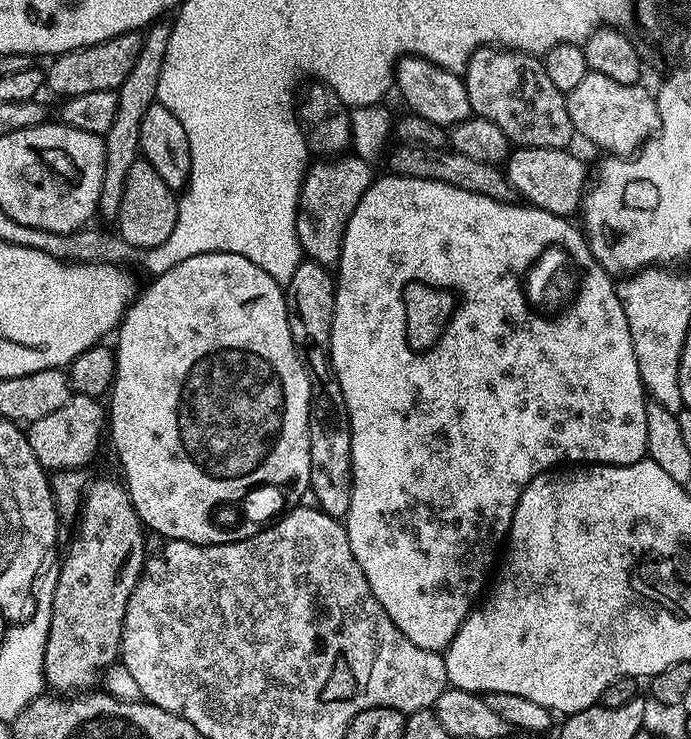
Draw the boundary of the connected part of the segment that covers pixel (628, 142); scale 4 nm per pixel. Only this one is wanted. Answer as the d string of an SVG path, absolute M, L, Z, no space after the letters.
M589 72L574 90L566 94L570 122L577 137L585 136L592 144L597 144L604 154L616 158L628 158L639 153L646 141L660 130L660 111L656 97L640 84L622 86L603 74Z

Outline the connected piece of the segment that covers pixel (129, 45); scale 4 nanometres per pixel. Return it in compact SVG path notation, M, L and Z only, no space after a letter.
M139 31L123 32L109 40L91 44L85 48L75 48L73 52L61 52L46 68L46 88L59 98L71 98L78 94L90 94L93 90L110 90L116 92L126 74L138 62L142 50L143 35Z

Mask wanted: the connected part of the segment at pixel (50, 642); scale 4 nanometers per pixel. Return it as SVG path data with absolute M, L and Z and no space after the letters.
M119 479L116 480L96 480L93 484L91 481L85 487L78 523L75 525L76 537L60 564L60 572L55 573L56 585L50 630L46 638L44 678L47 687L56 694L83 694L95 689L101 683L105 671L117 663L126 606L134 594L134 586L144 575L146 529L140 523L132 499L128 497L127 487Z

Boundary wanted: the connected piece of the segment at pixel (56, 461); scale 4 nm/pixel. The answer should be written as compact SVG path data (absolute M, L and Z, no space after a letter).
M74 394L62 406L62 410L53 410L46 414L46 418L38 418L27 425L26 435L30 442L30 450L34 450L34 458L46 470L80 470L96 456L100 448L100 435L106 432L106 408L100 405L101 401L94 396Z

